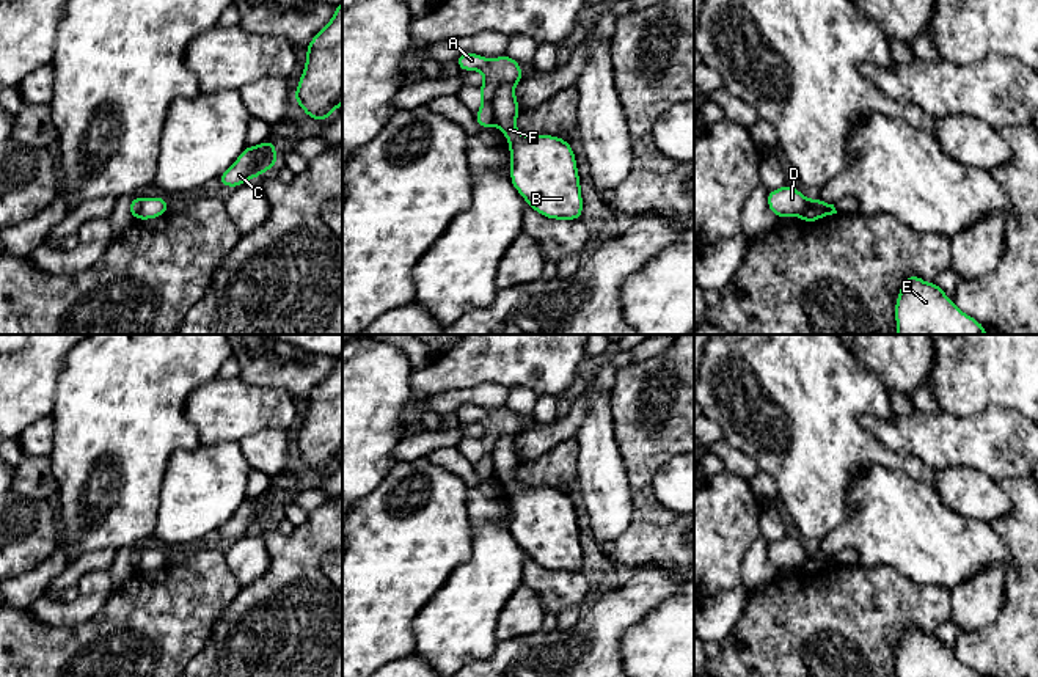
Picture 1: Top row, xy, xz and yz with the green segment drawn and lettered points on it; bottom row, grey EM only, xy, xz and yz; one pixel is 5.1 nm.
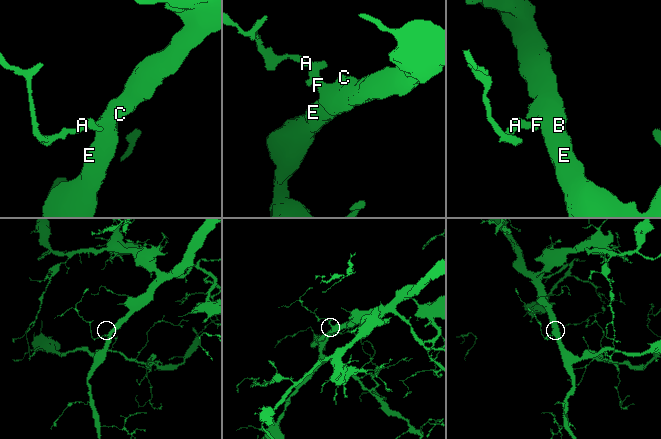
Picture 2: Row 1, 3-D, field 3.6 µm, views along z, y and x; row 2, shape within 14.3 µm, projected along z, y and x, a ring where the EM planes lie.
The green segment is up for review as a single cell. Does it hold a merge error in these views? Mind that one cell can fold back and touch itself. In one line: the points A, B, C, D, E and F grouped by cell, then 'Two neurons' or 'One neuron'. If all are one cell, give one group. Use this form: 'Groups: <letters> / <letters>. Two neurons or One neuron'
Groups: A D / B C E F. Two neurons

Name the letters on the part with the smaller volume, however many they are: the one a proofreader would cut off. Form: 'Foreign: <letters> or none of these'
Foreign: A, D

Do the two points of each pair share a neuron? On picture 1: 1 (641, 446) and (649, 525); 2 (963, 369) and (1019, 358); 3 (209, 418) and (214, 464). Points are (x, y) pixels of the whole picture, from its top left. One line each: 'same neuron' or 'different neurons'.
1: same neuron
2: same neuron
3: different neurons

